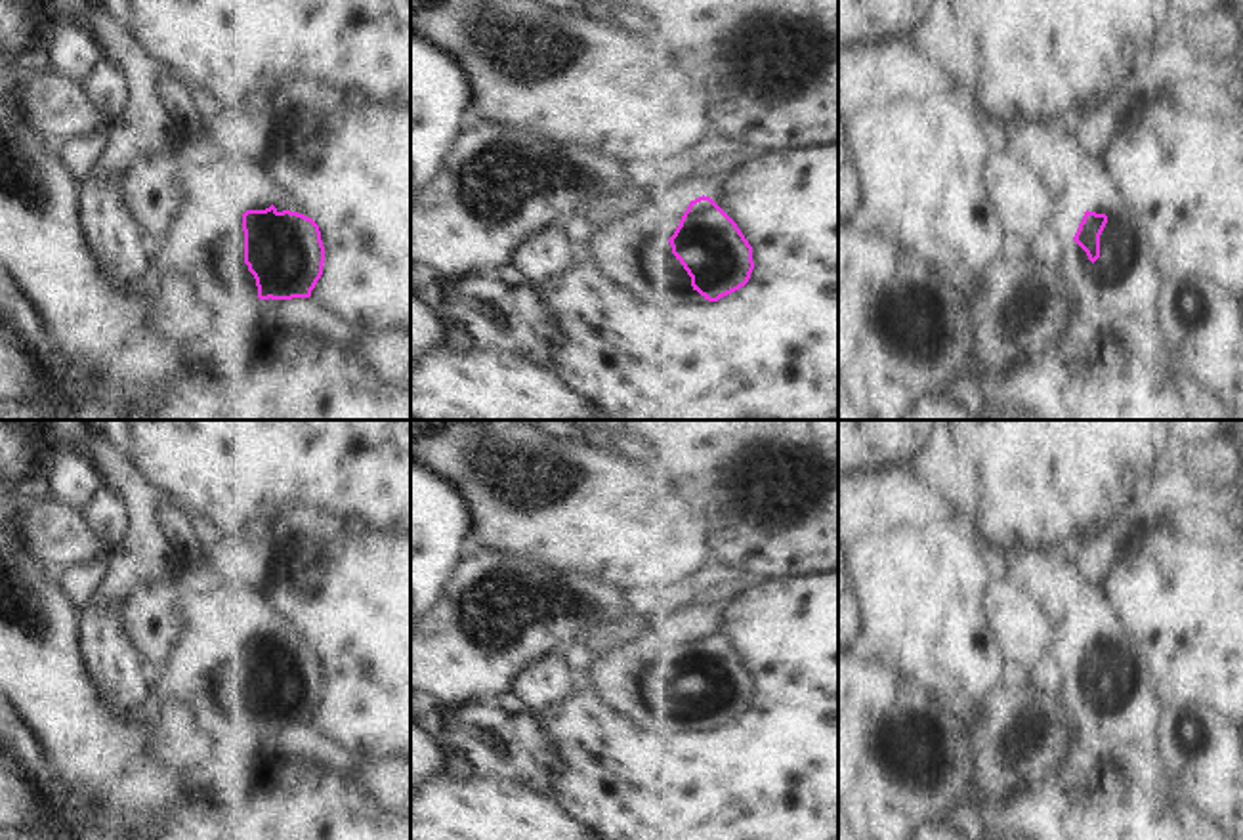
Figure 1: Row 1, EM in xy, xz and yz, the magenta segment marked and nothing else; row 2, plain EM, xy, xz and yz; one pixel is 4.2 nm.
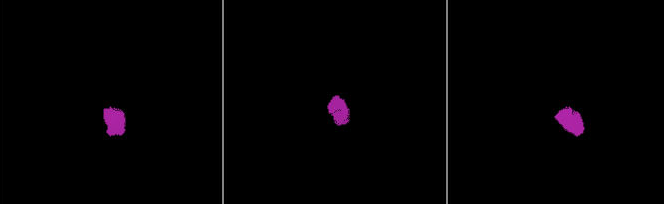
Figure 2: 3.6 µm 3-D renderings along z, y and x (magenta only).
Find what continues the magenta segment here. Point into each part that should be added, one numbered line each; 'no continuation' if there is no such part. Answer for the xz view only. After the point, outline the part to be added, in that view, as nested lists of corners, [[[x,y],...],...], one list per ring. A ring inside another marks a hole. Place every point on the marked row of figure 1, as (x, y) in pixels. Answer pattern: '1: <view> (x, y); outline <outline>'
1: xz (642, 264); outline [[[603,233],[588,248],[596,267],[638,302],[678,302],[691,292],[691,277],[666,237]]]

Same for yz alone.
1: yz (1127, 287); outline [[[1115,208],[1107,214],[1100,235],[1100,258],[1094,262],[1094,298],[1106,328],[1148,338],[1167,290],[1138,218],[1138,208]]]

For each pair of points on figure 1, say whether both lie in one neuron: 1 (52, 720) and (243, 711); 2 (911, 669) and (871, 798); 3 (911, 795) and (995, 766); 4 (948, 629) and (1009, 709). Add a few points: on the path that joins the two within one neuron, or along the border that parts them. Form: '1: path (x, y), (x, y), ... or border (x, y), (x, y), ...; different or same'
1: path (100, 745), (195, 745); same
2: border (869, 659), (898, 684), (923, 692), (942, 713); different
3: border (942, 735), (959, 772), (959, 812), (963, 816); different
4: border (1020, 674), (1007, 690), (957, 716); different

